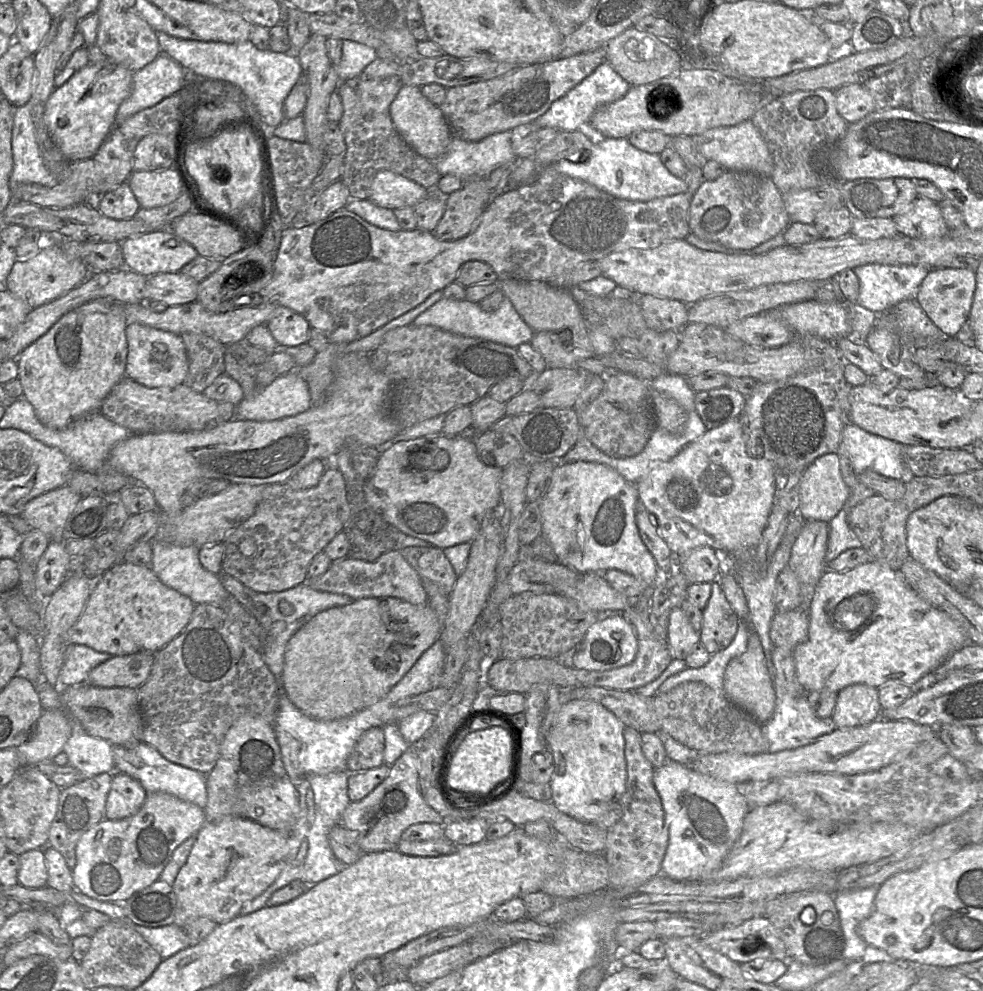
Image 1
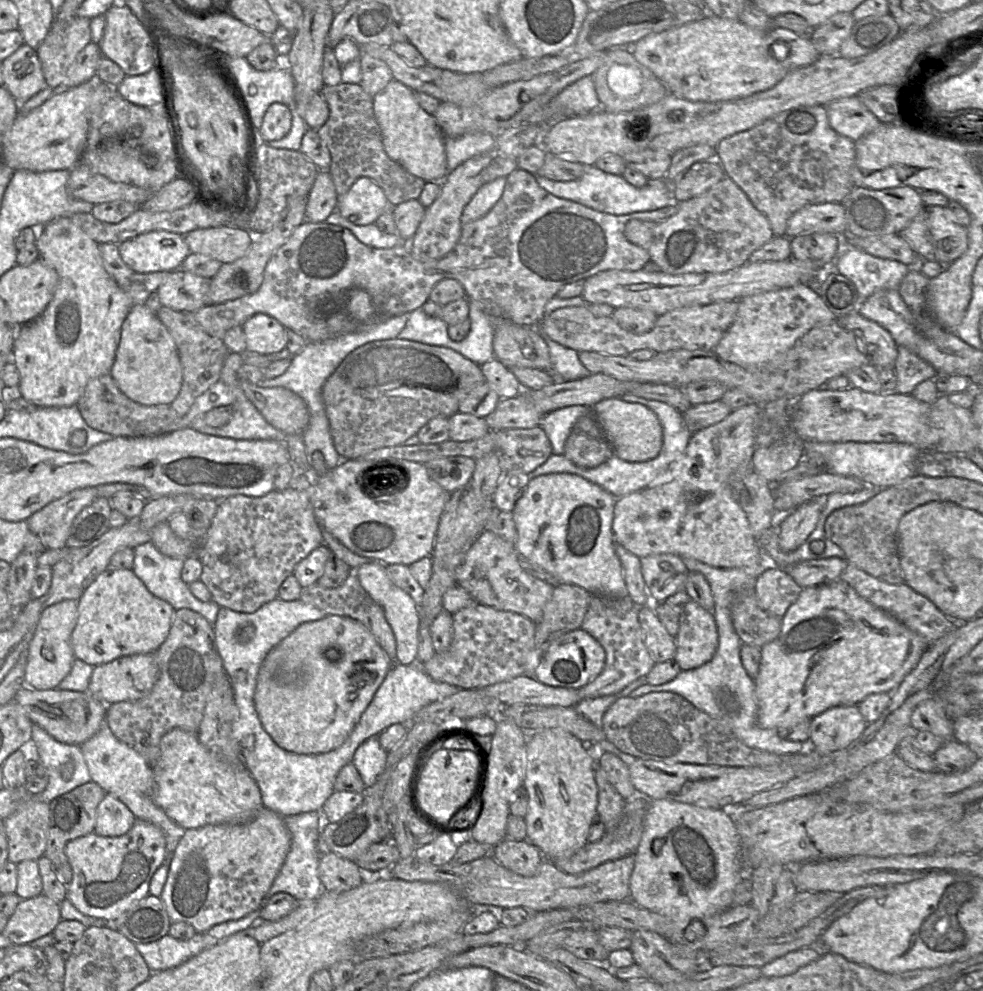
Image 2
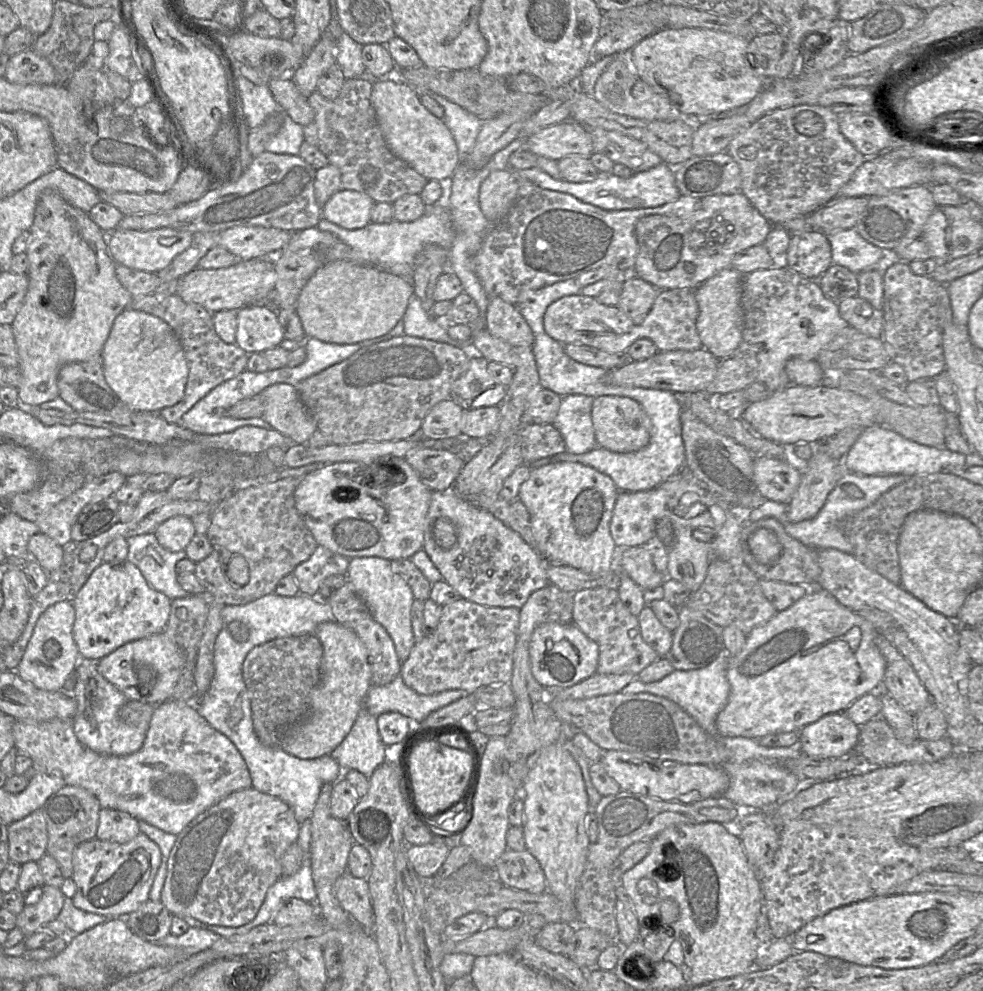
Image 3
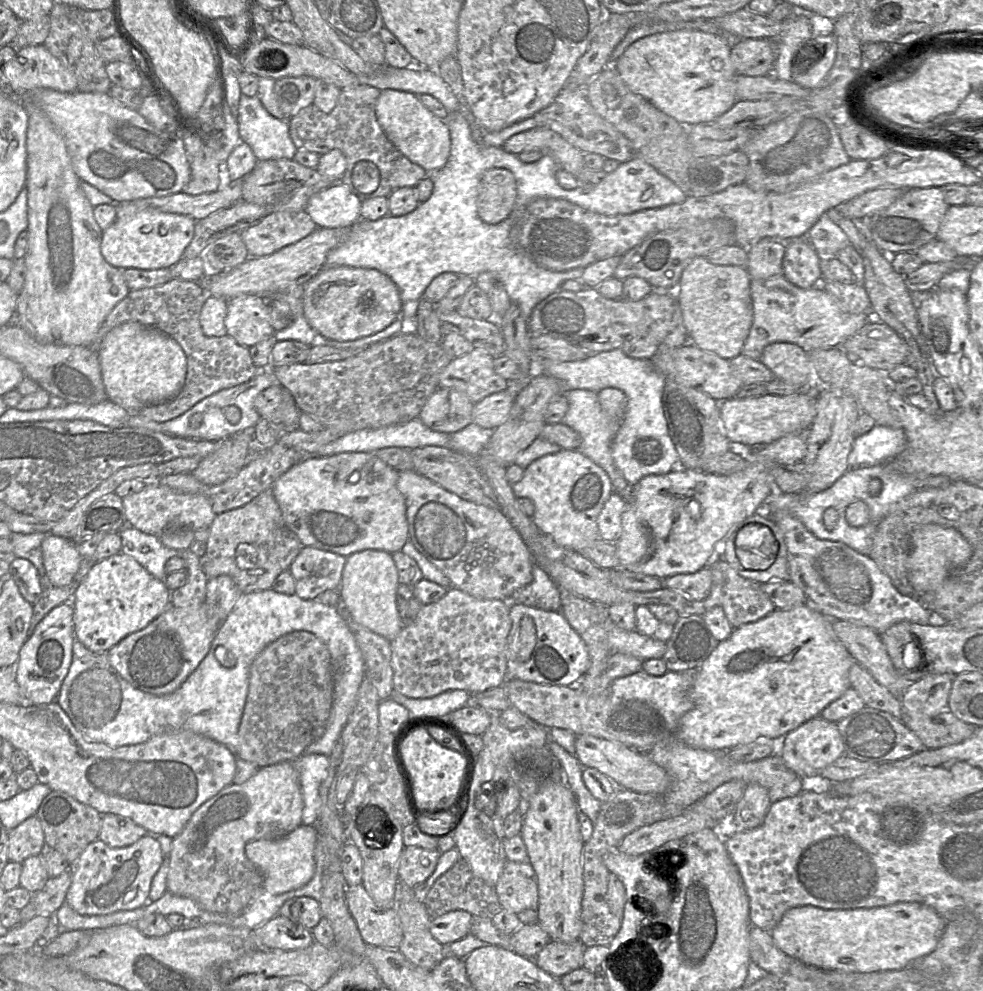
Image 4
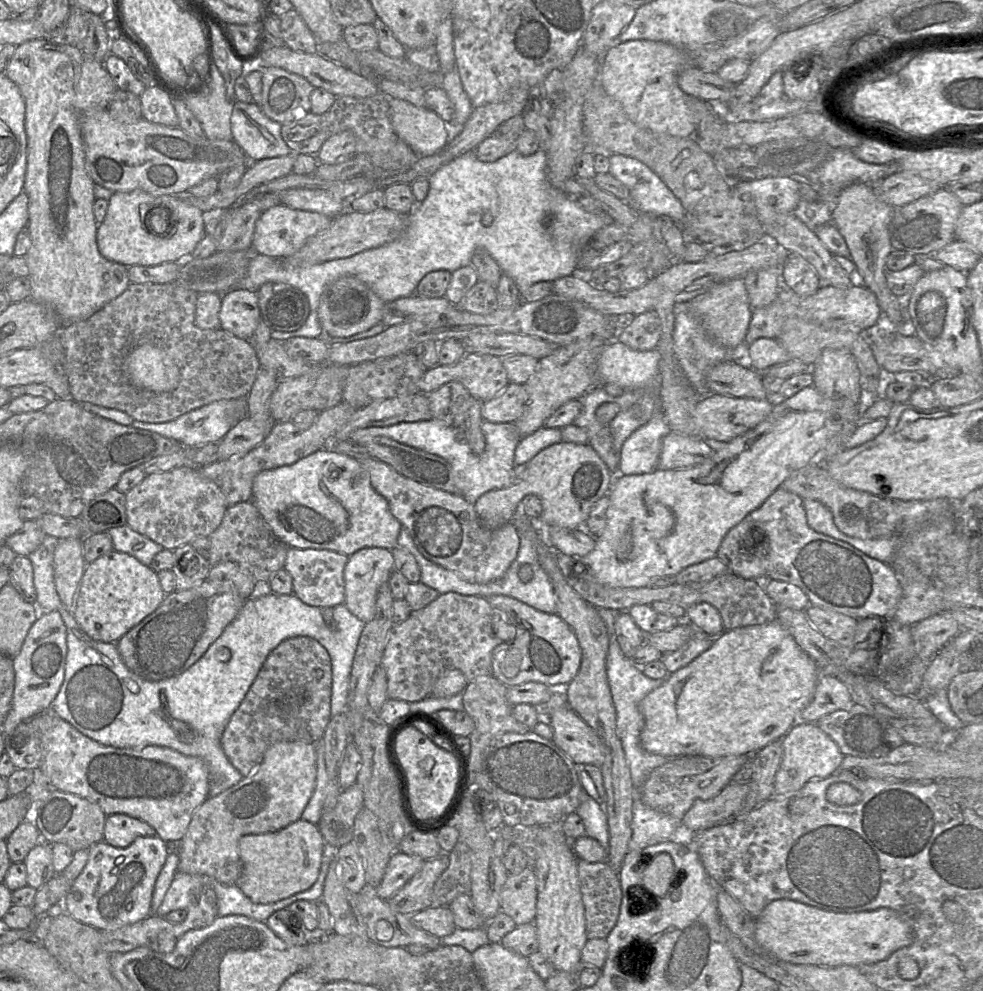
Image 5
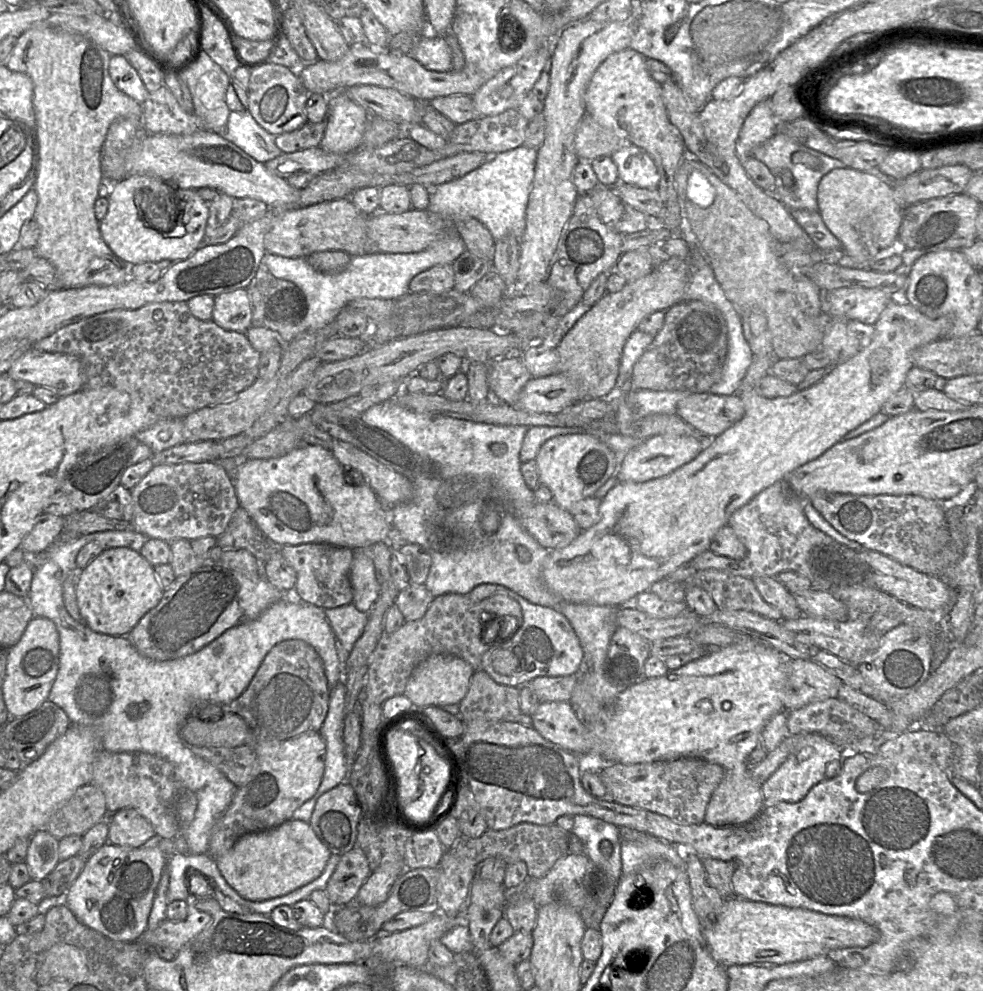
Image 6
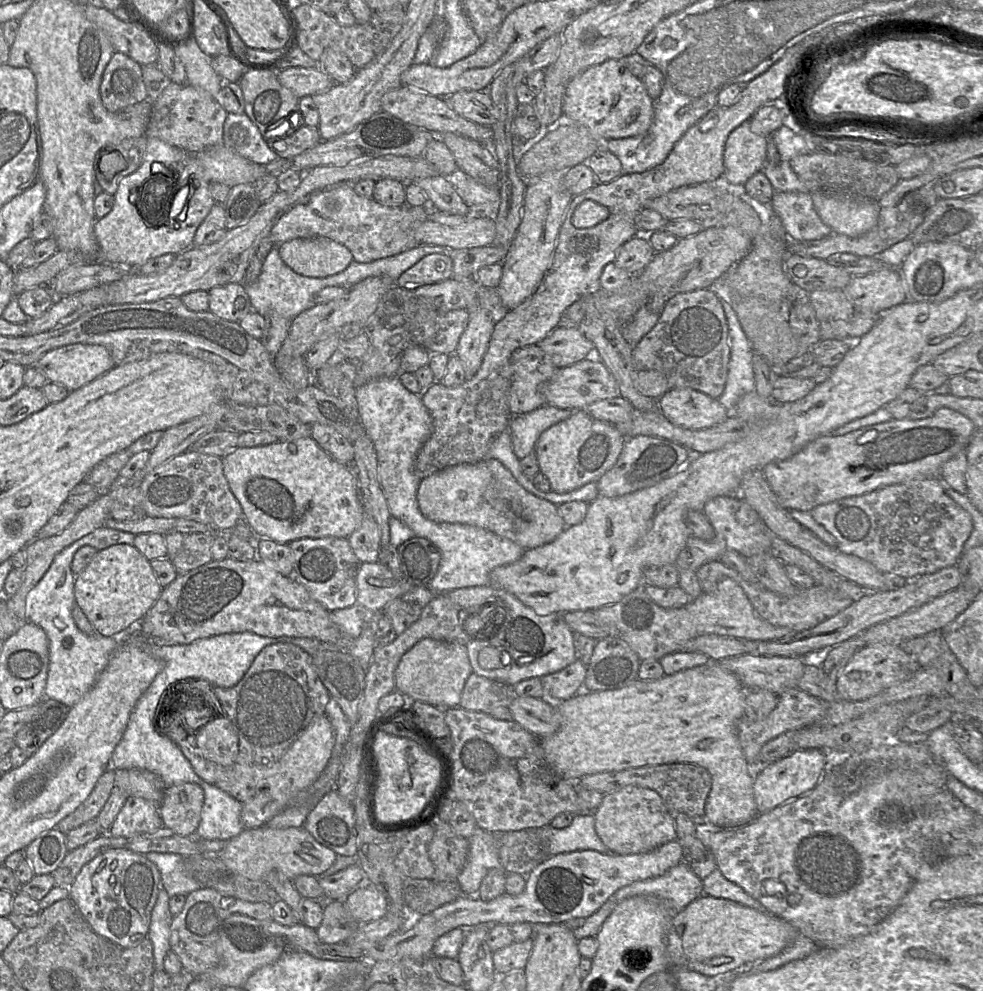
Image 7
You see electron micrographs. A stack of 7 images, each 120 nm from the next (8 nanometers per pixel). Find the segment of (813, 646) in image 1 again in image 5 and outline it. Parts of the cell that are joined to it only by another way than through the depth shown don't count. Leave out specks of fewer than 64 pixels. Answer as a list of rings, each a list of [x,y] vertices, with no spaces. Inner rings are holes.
[[[777,621],[725,630],[709,648],[688,665],[669,674],[664,683],[640,702],[644,719],[640,743],[645,751],[667,758],[755,754],[785,736],[812,700],[820,671]]]

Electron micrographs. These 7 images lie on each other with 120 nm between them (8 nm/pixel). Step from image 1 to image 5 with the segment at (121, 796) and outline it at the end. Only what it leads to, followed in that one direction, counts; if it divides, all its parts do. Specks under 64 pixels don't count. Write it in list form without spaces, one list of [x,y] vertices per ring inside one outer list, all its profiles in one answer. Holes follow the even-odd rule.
[[[112,814],[106,817],[103,840],[114,847],[124,848],[138,837],[155,835],[155,829],[140,819]]]

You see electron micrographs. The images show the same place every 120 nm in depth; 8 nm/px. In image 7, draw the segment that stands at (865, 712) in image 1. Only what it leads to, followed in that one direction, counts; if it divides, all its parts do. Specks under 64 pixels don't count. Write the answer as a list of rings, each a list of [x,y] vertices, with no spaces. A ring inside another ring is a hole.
[[[820,749],[795,750],[789,755],[765,765],[754,775],[753,795],[756,815],[772,810],[794,797],[811,791],[823,776],[826,753]]]

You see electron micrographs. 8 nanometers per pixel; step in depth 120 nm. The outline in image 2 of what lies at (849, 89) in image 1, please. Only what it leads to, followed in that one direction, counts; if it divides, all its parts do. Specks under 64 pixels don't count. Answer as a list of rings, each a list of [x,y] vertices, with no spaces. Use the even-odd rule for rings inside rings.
[[[858,96],[832,101],[826,105],[826,109],[830,126],[854,142],[882,124]]]

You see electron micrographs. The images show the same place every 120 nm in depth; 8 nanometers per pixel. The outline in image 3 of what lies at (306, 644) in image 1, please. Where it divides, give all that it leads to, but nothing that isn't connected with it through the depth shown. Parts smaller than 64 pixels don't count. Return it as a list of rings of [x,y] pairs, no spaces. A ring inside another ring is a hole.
[[[337,621],[318,624],[314,633],[324,648],[321,677],[310,696],[307,716],[283,738],[281,748],[300,759],[330,755],[345,739],[372,686],[368,653],[359,636]]]

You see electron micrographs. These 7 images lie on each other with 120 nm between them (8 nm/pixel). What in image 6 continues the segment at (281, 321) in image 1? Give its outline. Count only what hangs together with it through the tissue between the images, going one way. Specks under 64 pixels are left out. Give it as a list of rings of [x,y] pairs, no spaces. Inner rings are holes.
[[[246,289],[214,296],[212,320],[225,330],[246,334],[252,326],[252,307]]]

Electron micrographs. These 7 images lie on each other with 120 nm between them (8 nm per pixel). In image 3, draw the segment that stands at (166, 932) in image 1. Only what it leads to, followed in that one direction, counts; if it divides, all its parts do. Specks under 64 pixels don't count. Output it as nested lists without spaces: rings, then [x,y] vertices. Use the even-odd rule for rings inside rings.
[[[190,927],[183,935],[169,934],[162,940],[153,942],[181,950],[185,956],[193,955],[211,947],[221,938],[218,934],[198,927]]]

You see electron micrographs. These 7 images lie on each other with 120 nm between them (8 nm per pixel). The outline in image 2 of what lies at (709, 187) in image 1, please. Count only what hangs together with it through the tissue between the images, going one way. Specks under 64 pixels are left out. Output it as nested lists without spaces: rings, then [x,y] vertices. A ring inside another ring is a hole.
[[[727,176],[705,193],[680,202],[677,213],[662,222],[629,221],[625,236],[644,248],[660,271],[673,275],[727,272],[747,263],[755,250],[775,238],[766,216]]]

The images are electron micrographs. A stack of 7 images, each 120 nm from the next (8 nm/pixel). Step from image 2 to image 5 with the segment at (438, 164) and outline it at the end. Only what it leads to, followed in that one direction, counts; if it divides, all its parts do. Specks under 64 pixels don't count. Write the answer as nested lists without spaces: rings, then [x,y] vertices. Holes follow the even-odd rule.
[[[389,98],[394,131],[419,157],[432,156],[448,143],[448,124],[428,108]]]

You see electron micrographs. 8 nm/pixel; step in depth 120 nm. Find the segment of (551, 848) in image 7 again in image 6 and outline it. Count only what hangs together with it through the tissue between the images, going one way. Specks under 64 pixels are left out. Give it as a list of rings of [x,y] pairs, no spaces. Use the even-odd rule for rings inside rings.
[[[575,815],[573,819],[571,833],[582,841],[583,854],[611,884],[617,885],[622,876],[619,828],[587,815]]]

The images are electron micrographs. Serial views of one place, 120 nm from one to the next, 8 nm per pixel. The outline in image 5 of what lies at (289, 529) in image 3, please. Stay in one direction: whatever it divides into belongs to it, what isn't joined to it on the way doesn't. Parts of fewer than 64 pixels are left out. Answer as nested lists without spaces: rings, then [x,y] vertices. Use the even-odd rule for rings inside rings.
[[[252,501],[228,507],[221,524],[209,536],[209,540],[208,561],[211,566],[225,561],[234,562],[248,571],[256,582],[268,582],[276,571],[284,568],[289,548],[275,536]]]

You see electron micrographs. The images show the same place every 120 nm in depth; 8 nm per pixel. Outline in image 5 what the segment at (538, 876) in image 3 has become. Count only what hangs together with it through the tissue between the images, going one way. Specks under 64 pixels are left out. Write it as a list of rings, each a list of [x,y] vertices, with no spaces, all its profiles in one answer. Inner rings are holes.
[[[526,867],[517,875],[508,875],[500,896],[500,912],[509,916],[516,926],[533,923],[536,916],[537,885],[532,867]]]

